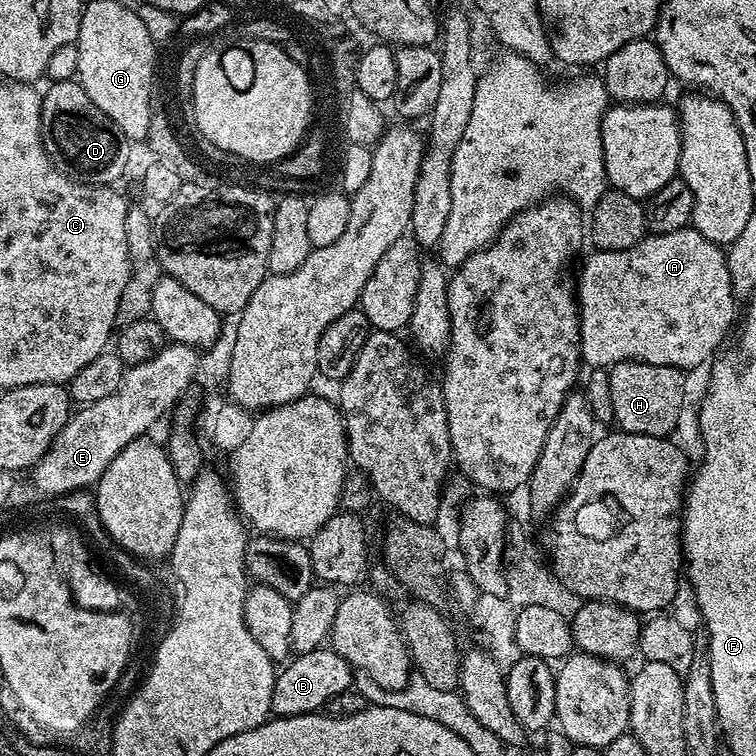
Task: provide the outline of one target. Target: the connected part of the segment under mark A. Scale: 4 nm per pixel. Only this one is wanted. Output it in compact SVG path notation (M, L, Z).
M691 226L679 228L673 232L662 232L659 234L648 234L644 239L630 246L629 249L608 251L593 251L593 256L580 268L580 280L578 276L578 311L580 314L580 358L589 369L603 368L605 370L614 364L620 364L624 360L637 360L643 364L654 366L674 366L681 370L696 368L699 364L707 365L717 355L716 347L728 336L732 323L737 323L738 308L736 304L738 297L732 292L732 279L723 247L698 234L698 230Z

